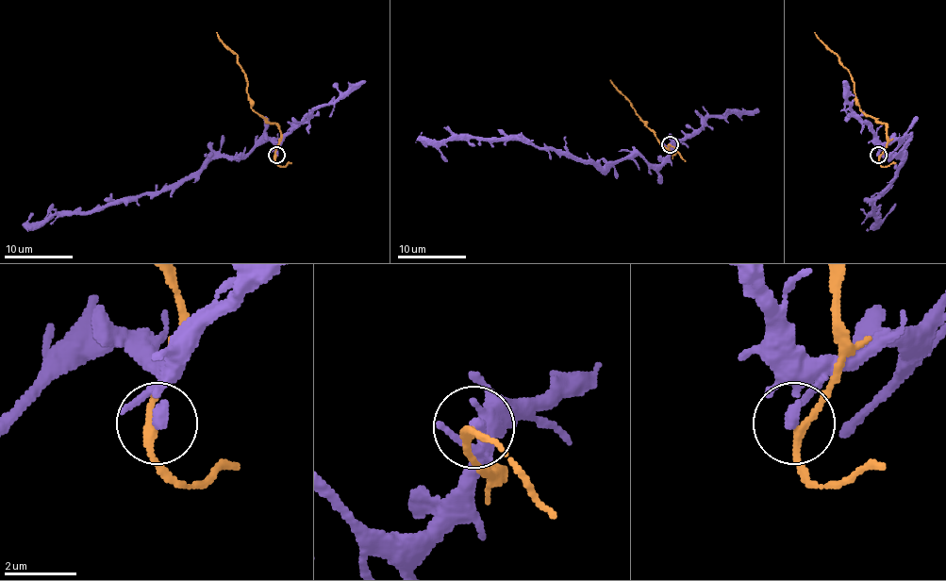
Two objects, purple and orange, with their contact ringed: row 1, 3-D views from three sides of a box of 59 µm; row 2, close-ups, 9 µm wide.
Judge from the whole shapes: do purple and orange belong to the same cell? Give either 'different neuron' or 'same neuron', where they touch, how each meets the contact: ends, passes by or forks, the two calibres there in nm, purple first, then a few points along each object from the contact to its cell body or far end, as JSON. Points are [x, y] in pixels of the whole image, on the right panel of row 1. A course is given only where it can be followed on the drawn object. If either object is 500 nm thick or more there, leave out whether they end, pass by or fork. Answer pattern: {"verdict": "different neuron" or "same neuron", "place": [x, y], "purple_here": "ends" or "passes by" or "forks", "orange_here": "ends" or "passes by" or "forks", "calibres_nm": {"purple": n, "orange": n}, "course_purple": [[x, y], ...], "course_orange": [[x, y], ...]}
{"verdict": "different neuron", "place": [878, 155], "purple_here": "ends", "orange_here": "passes by", "calibres_nm": {"purple": 320, "orange": 200}, "course_purple": [[879, 155], [894, 140], [899, 143], [889, 155], [896, 155], [901, 167], [873, 202], [875, 224], [880, 213]], "course_orange": [[879, 155], [887, 143], [887, 127], [875, 118], [867, 116], [860, 107], [850, 71], [814, 32]]}

